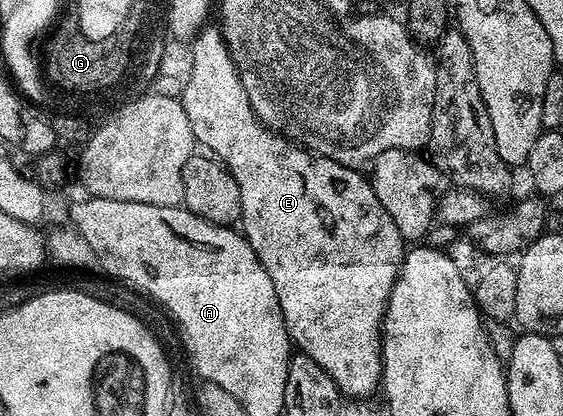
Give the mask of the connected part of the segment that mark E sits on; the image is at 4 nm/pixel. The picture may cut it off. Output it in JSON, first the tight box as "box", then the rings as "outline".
{"box":[180,26,407,398],"outline":[[[206,26],[193,37],[191,41],[193,53],[189,56],[189,77],[186,75],[183,80],[183,87],[180,95],[180,102],[183,110],[187,110],[187,122],[191,122],[194,141],[198,145],[206,144],[208,151],[216,159],[228,168],[229,173],[235,178],[239,186],[239,198],[241,199],[241,218],[239,221],[240,231],[243,233],[246,242],[255,250],[263,270],[271,274],[271,282],[275,285],[275,298],[279,298],[281,313],[285,319],[285,329],[289,332],[290,341],[300,351],[305,352],[331,378],[336,382],[338,389],[349,398],[369,398],[373,391],[378,391],[381,375],[381,334],[383,331],[383,321],[385,319],[385,307],[389,301],[389,294],[393,289],[393,283],[397,281],[397,272],[401,268],[401,261],[405,259],[407,251],[407,241],[402,236],[401,231],[391,222],[391,214],[375,198],[375,190],[368,179],[360,176],[356,167],[340,164],[338,160],[332,160],[330,156],[321,156],[310,151],[304,146],[298,146],[288,136],[280,131],[274,130],[267,124],[262,124],[261,119],[253,113],[251,102],[245,93],[245,87],[241,81],[241,75],[237,73],[237,67],[233,64],[233,59],[229,56],[229,48],[225,44],[225,33],[220,27],[212,28]]]}

